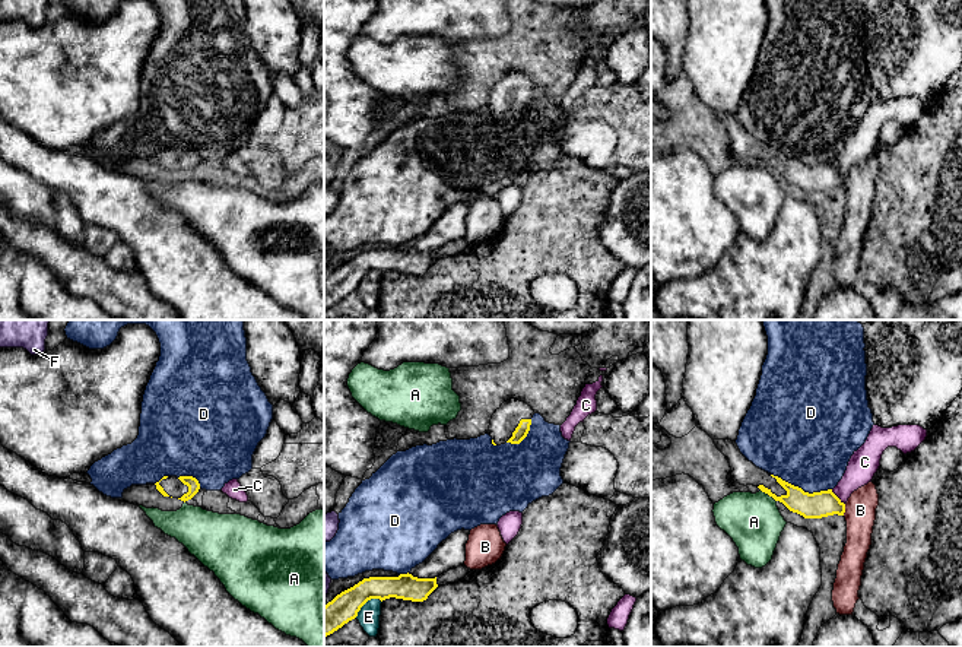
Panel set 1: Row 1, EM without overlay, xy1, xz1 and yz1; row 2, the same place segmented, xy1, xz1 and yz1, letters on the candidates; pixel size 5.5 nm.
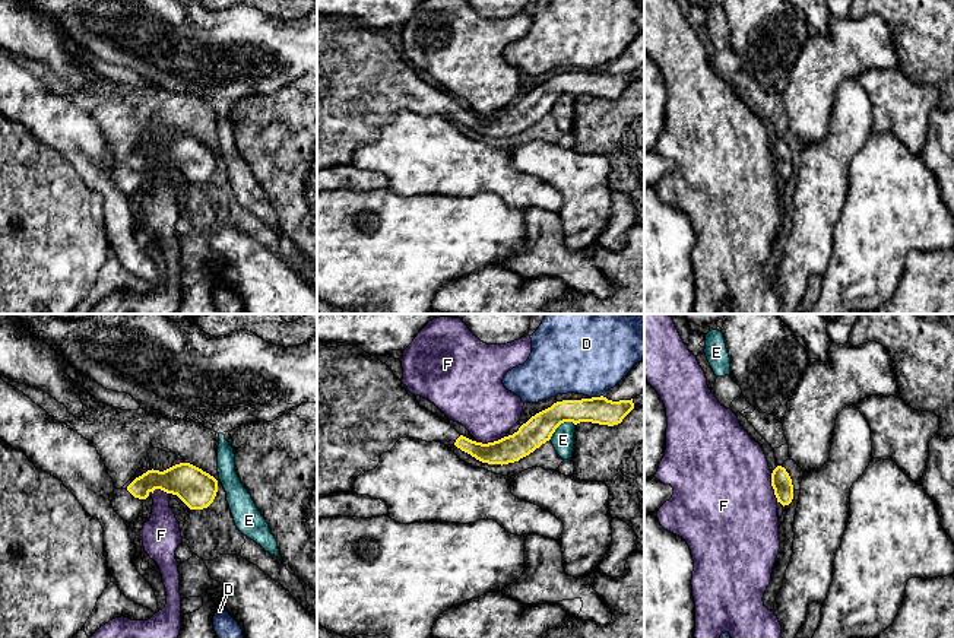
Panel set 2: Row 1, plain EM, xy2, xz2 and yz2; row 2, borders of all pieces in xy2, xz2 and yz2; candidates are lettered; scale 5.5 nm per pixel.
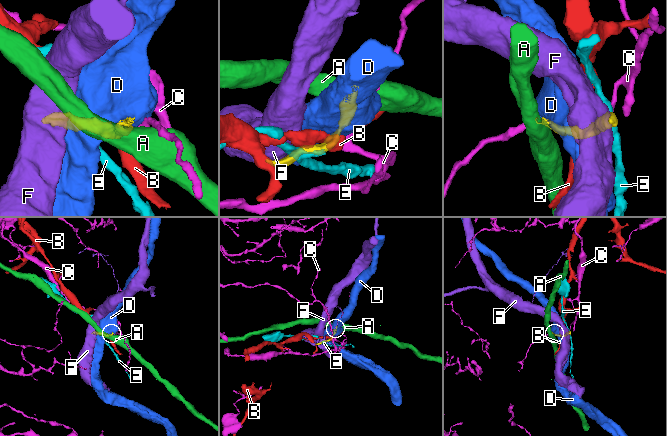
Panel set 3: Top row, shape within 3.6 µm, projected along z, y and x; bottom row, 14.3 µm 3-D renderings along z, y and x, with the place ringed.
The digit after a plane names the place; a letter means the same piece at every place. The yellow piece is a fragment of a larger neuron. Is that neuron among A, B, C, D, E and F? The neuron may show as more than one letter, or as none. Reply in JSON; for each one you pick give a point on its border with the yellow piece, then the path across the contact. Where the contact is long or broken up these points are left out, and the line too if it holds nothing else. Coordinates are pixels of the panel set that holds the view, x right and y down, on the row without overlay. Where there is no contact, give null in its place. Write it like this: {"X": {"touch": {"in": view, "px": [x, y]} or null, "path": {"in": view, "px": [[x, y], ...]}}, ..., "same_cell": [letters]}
{"same_cell": []}

